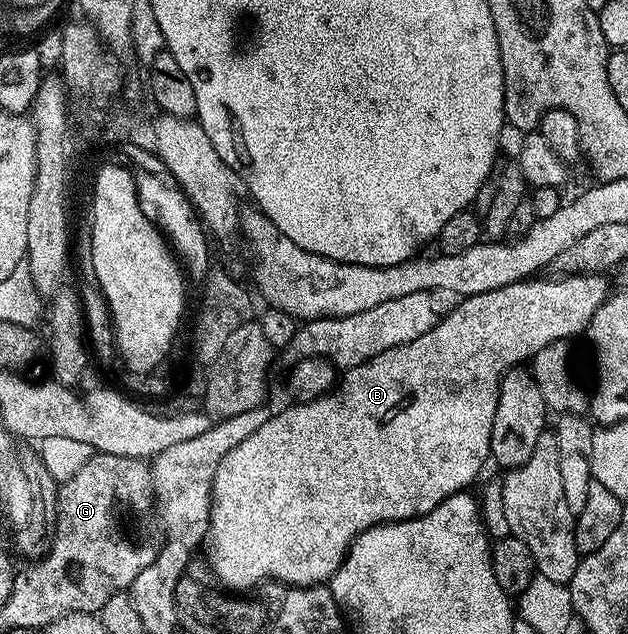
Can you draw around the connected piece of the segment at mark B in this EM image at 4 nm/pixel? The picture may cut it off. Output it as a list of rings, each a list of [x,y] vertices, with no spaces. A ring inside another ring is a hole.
[[[567,273],[559,276],[561,279],[540,279],[544,277],[533,277],[527,281],[521,281],[519,283],[511,283],[506,285],[502,289],[494,289],[490,293],[478,293],[477,295],[469,295],[461,298],[460,303],[448,316],[441,318],[428,333],[422,337],[418,337],[417,340],[412,340],[408,344],[400,344],[396,348],[386,349],[385,352],[378,353],[377,356],[370,360],[366,360],[362,364],[358,364],[357,367],[351,367],[343,372],[342,378],[339,380],[338,386],[331,393],[323,394],[319,398],[311,398],[309,401],[300,401],[297,407],[288,407],[281,415],[276,415],[273,419],[268,420],[266,423],[259,424],[252,431],[251,434],[247,434],[246,438],[241,440],[236,448],[227,455],[222,462],[218,465],[216,470],[216,479],[212,482],[212,498],[214,500],[212,504],[212,513],[206,524],[206,532],[208,531],[208,563],[212,566],[212,571],[225,583],[223,586],[228,589],[244,589],[240,587],[252,587],[255,583],[260,583],[263,579],[277,579],[280,583],[288,583],[289,588],[294,587],[315,587],[317,585],[324,585],[331,580],[335,575],[336,570],[342,566],[345,559],[348,558],[348,550],[355,543],[356,539],[364,531],[369,531],[372,527],[379,527],[382,523],[401,523],[403,519],[417,519],[422,517],[426,513],[430,513],[434,509],[438,509],[438,505],[442,505],[442,501],[446,501],[450,496],[457,495],[460,491],[468,491],[471,488],[471,483],[475,481],[480,475],[480,470],[484,467],[484,462],[489,462],[492,450],[490,449],[490,433],[494,429],[494,413],[498,409],[498,397],[500,396],[500,383],[503,382],[505,375],[509,374],[519,363],[527,364],[531,359],[542,349],[546,349],[546,345],[551,343],[559,343],[561,341],[571,340],[571,335],[583,336],[587,332],[588,326],[592,324],[592,318],[594,313],[598,313],[598,309],[604,303],[604,300],[608,298],[610,294],[610,288],[608,283],[604,280],[605,276],[600,273],[581,273],[578,275],[570,275]]]

